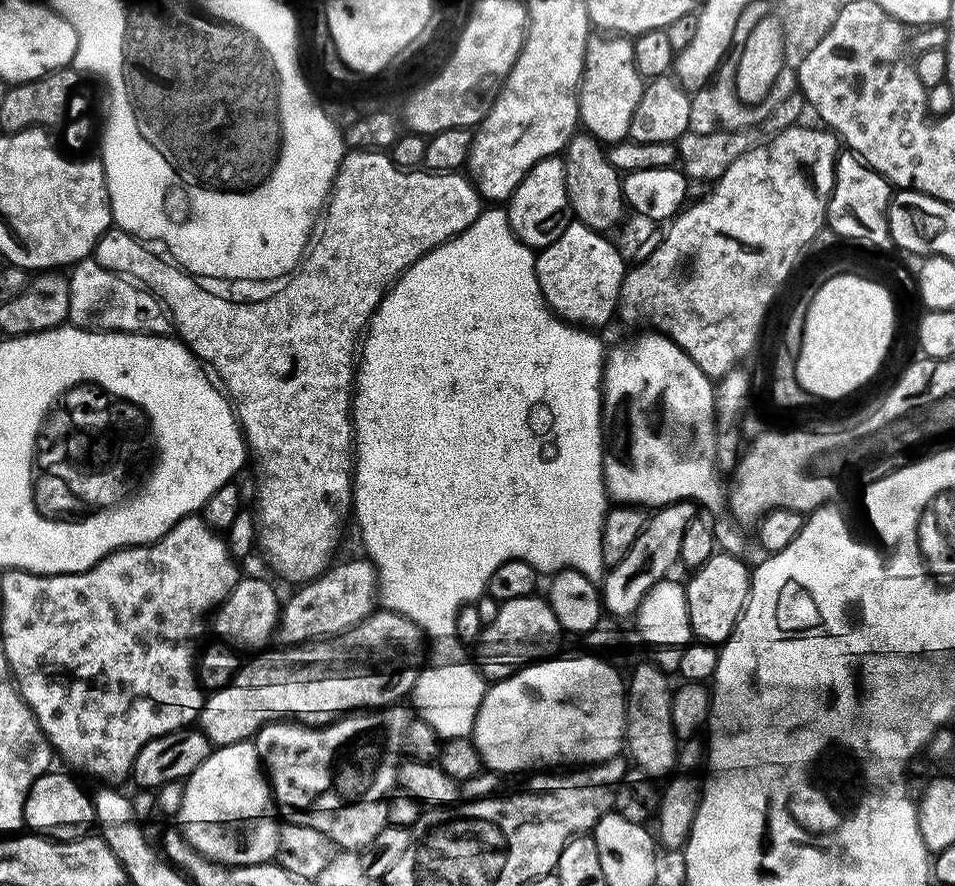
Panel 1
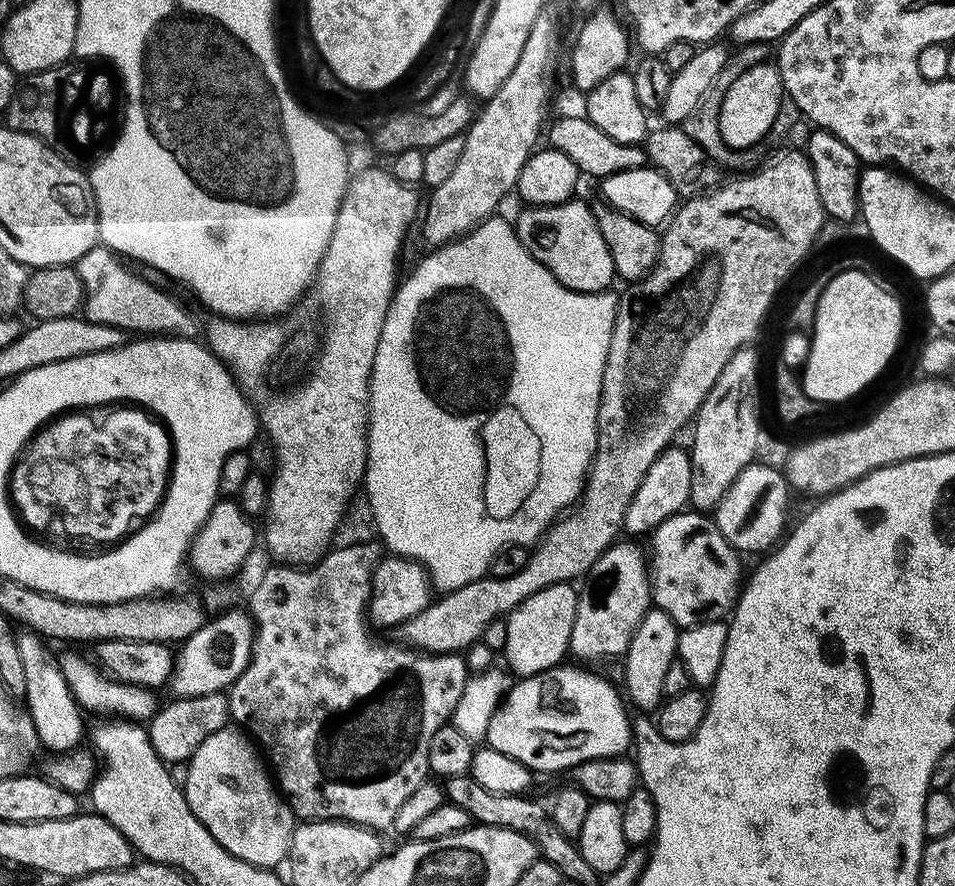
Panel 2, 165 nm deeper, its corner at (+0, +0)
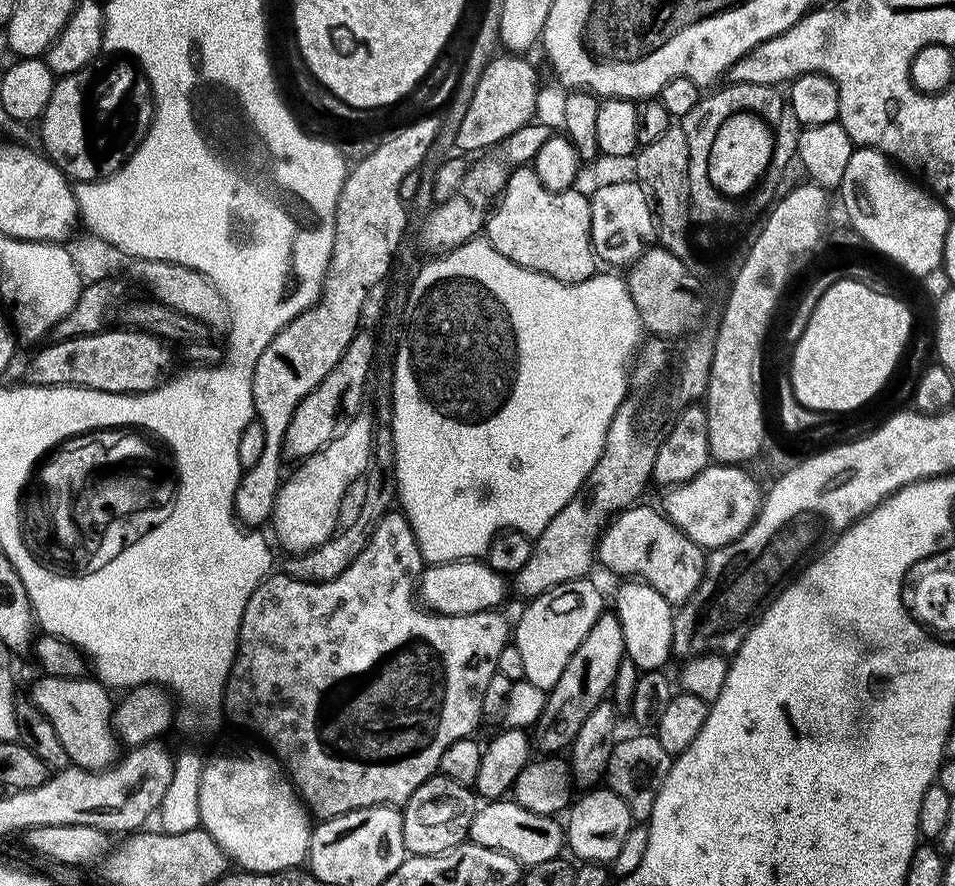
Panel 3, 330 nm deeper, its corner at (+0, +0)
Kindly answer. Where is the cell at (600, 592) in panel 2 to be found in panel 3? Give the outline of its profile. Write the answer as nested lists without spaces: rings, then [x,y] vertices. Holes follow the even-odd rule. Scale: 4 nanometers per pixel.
[[[605,612],[591,628],[582,646],[571,656],[562,676],[549,691],[547,705],[534,728],[534,744],[544,751],[541,753],[560,754],[571,745],[590,711],[607,697],[605,695],[616,680],[619,666],[625,661],[625,653],[625,640],[618,615]]]

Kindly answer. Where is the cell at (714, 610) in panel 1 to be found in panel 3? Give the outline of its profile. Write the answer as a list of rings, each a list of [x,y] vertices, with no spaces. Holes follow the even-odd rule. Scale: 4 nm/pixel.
[[[640,502],[612,517],[596,543],[596,559],[599,567],[604,567],[606,571],[613,572],[619,578],[639,578],[653,587],[670,605],[679,606],[685,604],[698,590],[704,573],[706,552],[691,541],[674,522],[668,520],[662,511],[654,508],[647,508],[644,502]]]

